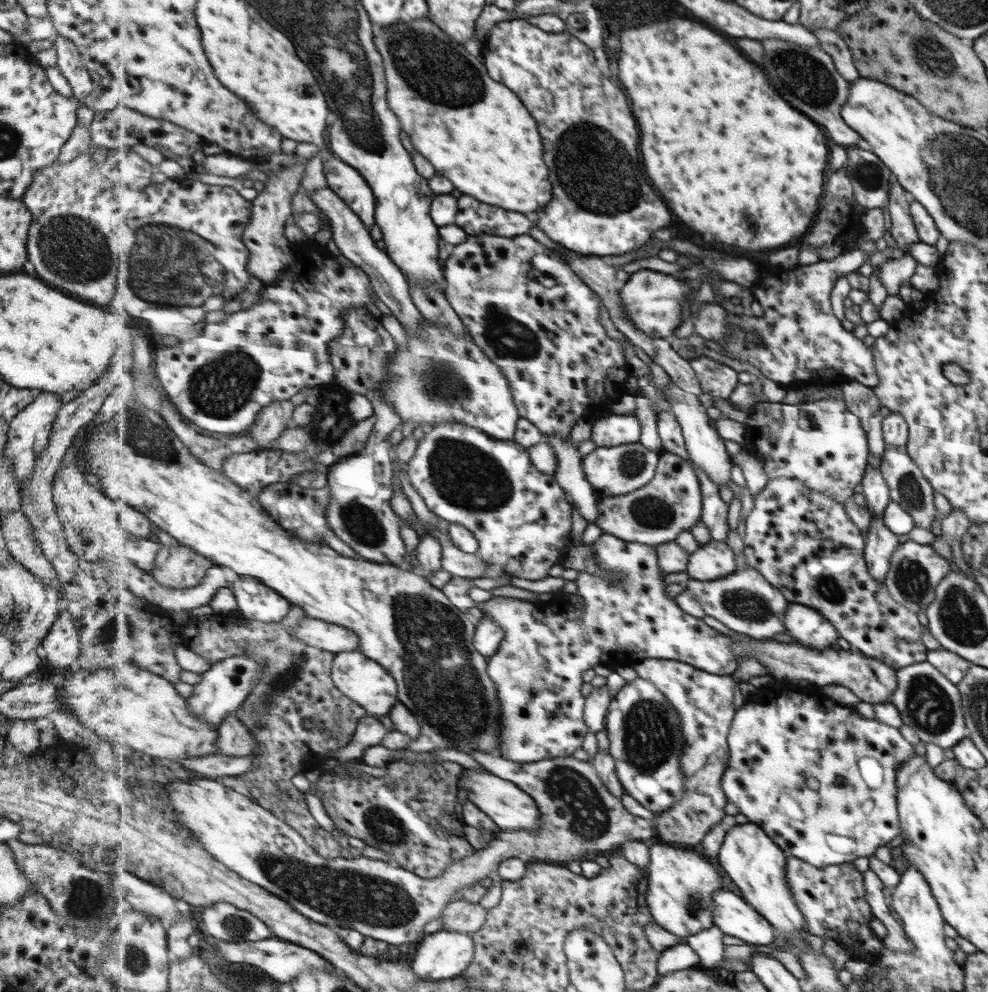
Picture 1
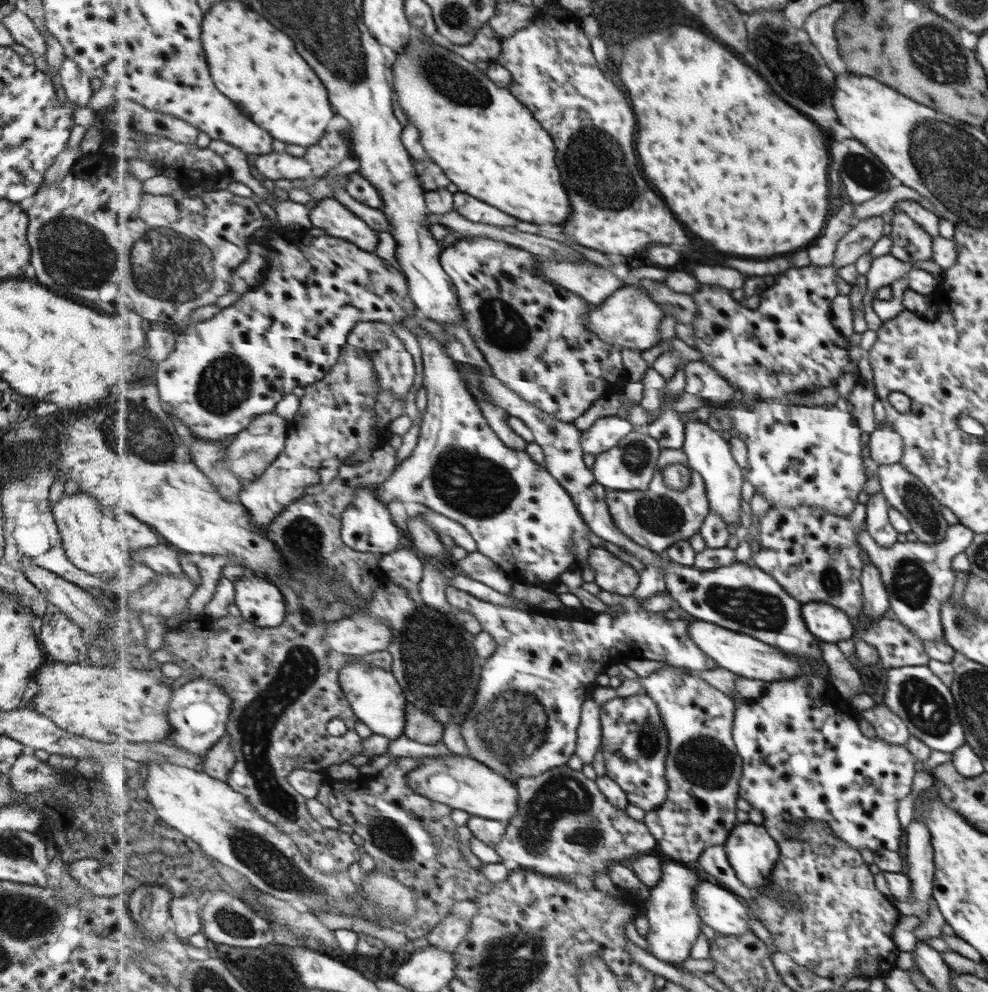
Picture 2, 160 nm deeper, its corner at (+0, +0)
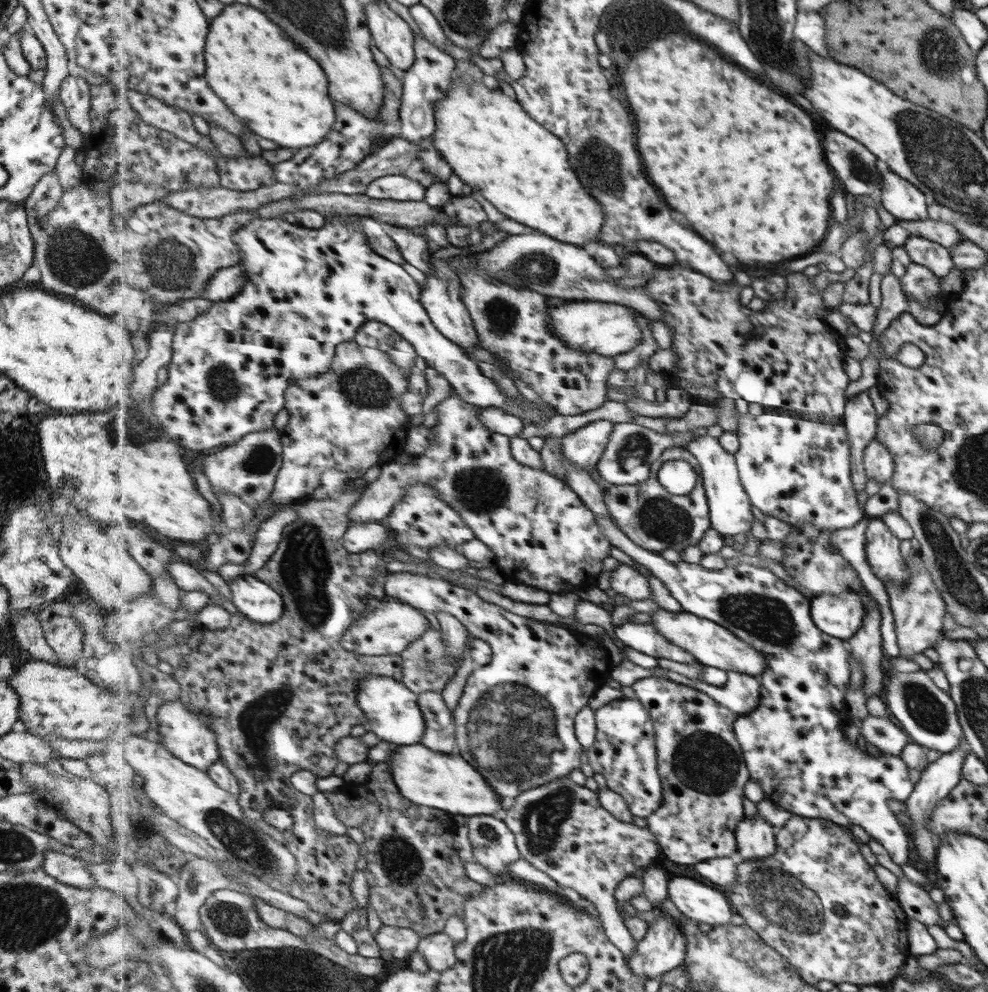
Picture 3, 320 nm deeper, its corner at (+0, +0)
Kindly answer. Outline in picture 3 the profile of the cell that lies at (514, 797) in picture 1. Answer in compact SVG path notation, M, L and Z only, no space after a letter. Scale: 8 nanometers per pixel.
M423 744L397 748L388 760L390 773L405 799L415 804L460 814L465 819L475 815L492 815L507 807L492 784L461 754L445 754Z

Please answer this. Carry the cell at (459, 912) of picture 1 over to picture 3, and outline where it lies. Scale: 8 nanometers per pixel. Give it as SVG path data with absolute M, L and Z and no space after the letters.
M442 932L422 937L418 952L428 968L437 973L451 969L457 962L456 945Z

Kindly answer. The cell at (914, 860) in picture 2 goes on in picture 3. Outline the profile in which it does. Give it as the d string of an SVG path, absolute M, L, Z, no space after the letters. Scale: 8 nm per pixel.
M957 746L953 752L941 754L935 762L929 762L920 772L921 776L913 793L903 803L905 804L904 819L907 829L910 830L910 837L913 838L917 857L921 862L927 862L933 858L933 844L929 834L928 820L931 818L932 810L939 802L951 793L952 789L960 782L961 766L964 765L965 750L963 746Z

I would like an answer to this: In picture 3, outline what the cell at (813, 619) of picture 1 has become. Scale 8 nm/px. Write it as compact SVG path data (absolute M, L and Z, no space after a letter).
M823 593L810 599L812 621L819 630L833 638L846 641L855 636L863 624L864 602L857 593Z

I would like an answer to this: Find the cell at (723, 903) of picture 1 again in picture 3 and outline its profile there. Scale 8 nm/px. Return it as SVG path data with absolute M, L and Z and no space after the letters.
M677 876L669 881L669 896L683 915L714 927L729 925L735 908L724 892L709 887L693 878Z

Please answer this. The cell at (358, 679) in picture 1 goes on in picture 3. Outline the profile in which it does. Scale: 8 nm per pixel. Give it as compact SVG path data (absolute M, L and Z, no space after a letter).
M370 674L358 682L358 701L369 718L368 731L381 738L381 741L397 746L417 745L423 741L427 729L424 711L421 710L418 694L404 682L389 676Z

